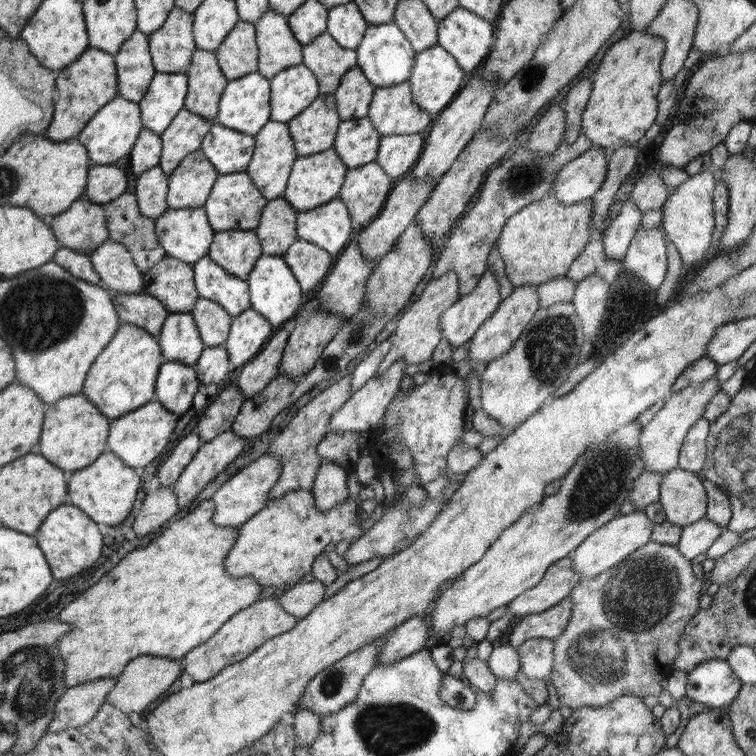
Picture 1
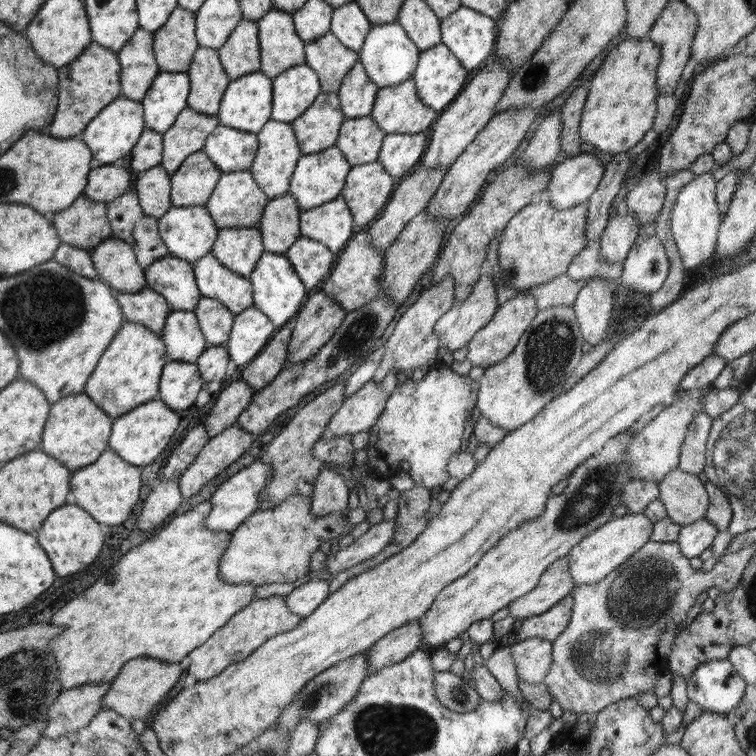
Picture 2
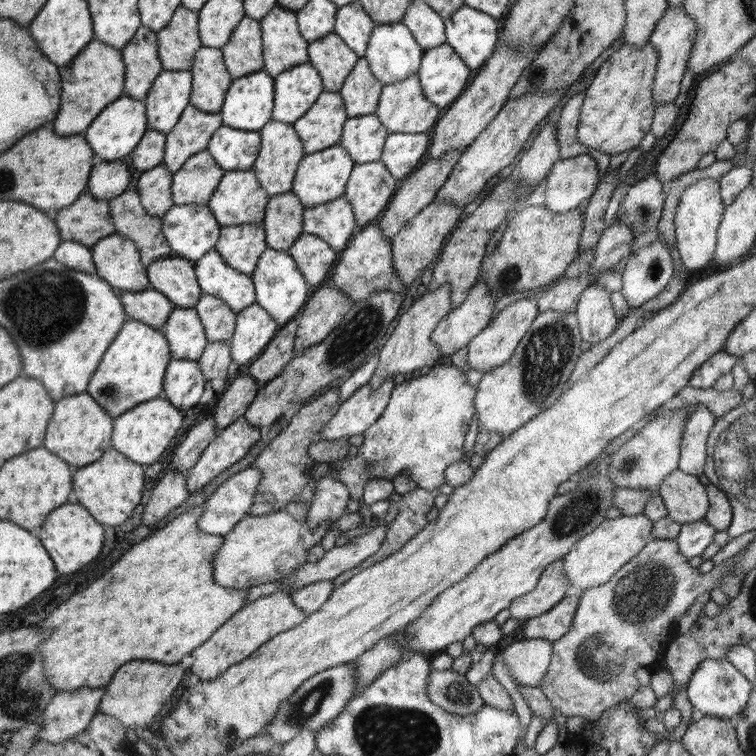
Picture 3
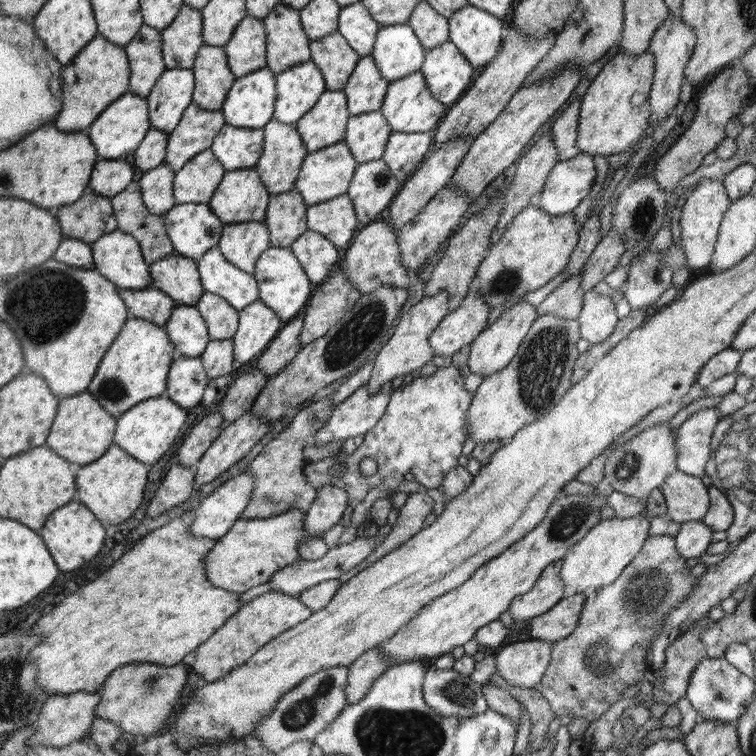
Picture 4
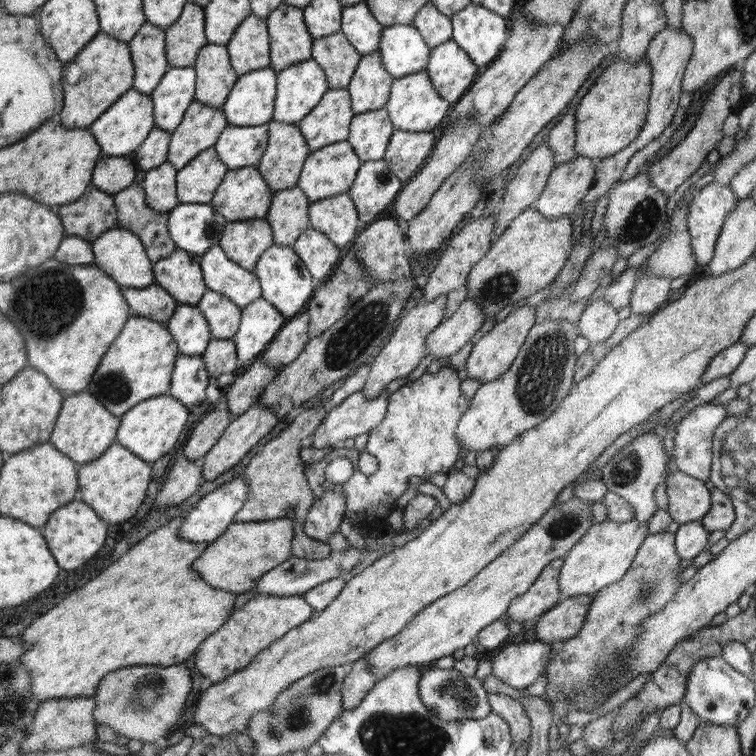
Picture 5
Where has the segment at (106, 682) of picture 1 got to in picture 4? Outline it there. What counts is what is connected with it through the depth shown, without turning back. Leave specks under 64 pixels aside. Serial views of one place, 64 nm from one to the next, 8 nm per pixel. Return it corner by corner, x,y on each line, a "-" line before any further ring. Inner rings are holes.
76,691
72,694
57,694
47,697
41,708
38,720
33,725
35,733
28,739
26,746
46,746
46,748
62,748
76,740
84,740
95,719
95,710
101,696
98,693

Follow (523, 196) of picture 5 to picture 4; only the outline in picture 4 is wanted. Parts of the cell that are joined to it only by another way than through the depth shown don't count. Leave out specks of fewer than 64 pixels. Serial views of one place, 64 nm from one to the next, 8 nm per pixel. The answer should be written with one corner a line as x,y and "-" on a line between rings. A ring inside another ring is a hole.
545,133
519,159
516,175
510,183
510,187
503,198
503,212
490,240
496,242
506,232
511,220
525,206
530,205
530,198
543,190
547,176
559,160
557,148
552,140
552,134

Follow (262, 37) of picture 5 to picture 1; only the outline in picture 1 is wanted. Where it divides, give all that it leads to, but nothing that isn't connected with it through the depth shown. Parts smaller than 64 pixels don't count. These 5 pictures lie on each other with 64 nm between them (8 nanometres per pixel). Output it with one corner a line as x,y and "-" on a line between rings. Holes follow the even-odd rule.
240,20
215,51
222,74
234,80
258,68
255,26

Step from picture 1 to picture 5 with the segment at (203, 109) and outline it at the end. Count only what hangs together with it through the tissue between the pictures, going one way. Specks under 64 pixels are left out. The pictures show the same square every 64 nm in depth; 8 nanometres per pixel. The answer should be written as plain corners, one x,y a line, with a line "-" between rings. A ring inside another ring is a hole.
204,46
193,67
196,71
194,100
212,108
221,108
239,77
232,68
226,46

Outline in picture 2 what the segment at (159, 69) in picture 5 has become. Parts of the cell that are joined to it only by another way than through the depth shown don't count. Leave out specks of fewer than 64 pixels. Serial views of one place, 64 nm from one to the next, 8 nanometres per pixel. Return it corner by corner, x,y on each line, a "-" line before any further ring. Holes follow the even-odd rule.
138,27
132,38
124,44
124,47
117,53
121,69
120,69
120,88
121,95
130,99
141,102
146,96
146,92
153,83
154,77
160,72
156,57
154,57
154,36
152,32
148,32

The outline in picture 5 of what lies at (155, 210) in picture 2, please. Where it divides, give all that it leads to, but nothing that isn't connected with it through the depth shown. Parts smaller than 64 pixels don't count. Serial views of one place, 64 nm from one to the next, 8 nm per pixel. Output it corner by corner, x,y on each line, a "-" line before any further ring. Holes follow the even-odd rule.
166,161
146,171
142,186
145,190
146,204
156,212
169,212
179,202
176,190
178,170

